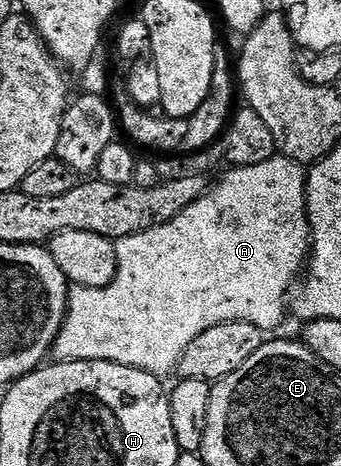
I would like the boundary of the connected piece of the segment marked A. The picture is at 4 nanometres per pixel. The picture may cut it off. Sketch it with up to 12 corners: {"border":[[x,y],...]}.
{"border":[[304,165],[226,169],[73,286],[59,362],[173,374],[272,332],[311,250]]}

